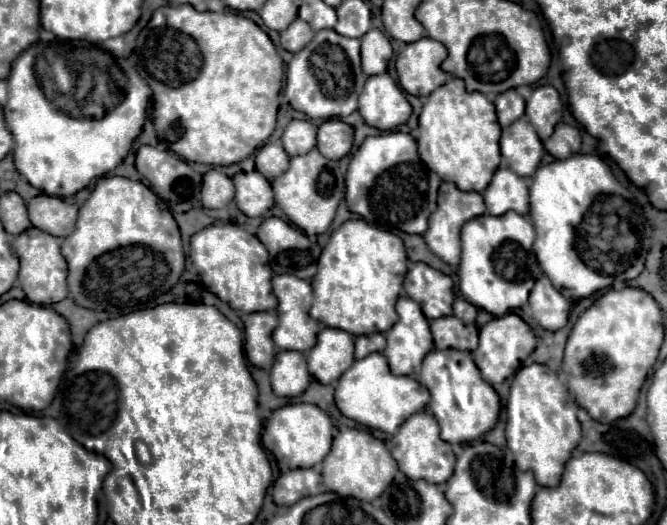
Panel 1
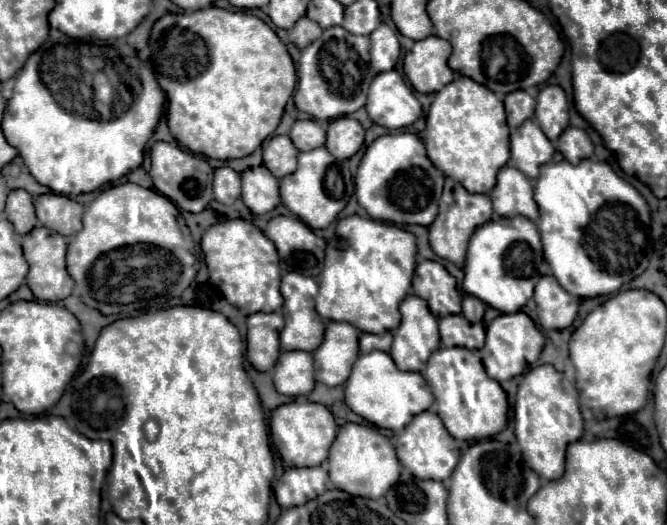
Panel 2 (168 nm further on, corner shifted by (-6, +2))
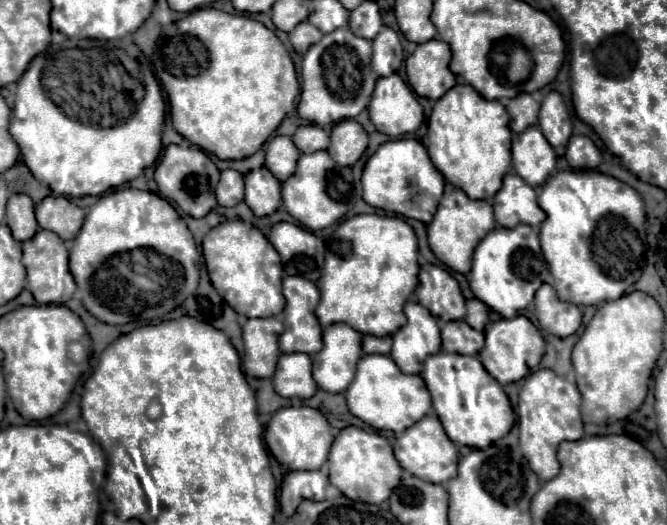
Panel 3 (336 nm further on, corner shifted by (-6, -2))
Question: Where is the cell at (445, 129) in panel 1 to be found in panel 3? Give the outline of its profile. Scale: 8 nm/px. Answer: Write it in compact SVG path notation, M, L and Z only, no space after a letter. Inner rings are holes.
M456 84L452 90L448 90L442 98L436 100L434 110L428 120L428 154L434 166L442 172L442 176L462 188L468 198L476 200L492 200L494 194L502 186L504 174L508 174L510 168L510 116L506 108L498 100L484 100L470 84Z

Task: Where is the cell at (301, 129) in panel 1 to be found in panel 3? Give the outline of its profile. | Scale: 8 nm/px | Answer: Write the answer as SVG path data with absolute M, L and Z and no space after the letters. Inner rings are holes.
M308 124L308 126L300 126L296 130L296 134L292 136L296 148L304 154L308 152L316 152L316 150L326 150L328 148L328 132L320 126Z

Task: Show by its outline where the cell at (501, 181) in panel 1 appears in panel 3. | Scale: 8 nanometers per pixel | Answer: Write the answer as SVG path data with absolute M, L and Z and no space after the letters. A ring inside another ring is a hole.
M506 174L500 192L492 200L494 218L500 226L512 228L520 222L538 226L544 220L544 210L536 202L536 192L518 174Z

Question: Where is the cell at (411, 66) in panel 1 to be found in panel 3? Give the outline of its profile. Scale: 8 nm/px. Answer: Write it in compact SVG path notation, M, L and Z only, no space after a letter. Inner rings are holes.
M440 40L418 44L414 54L406 58L407 81L417 96L438 100L456 84L450 72L450 46Z

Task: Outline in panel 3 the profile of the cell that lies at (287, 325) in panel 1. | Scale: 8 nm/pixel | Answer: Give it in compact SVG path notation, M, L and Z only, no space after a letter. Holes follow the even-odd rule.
M286 276L284 278L284 298L286 298L286 308L284 308L284 332L280 334L280 350L314 354L322 346L322 328L314 314L318 300L320 300L318 288L302 276Z

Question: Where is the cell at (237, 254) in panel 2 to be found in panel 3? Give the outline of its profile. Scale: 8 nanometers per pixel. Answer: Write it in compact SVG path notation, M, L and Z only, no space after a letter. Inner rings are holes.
M242 220L222 222L204 236L202 252L212 286L238 314L248 318L268 318L278 316L284 310L284 267L274 246L258 228Z

